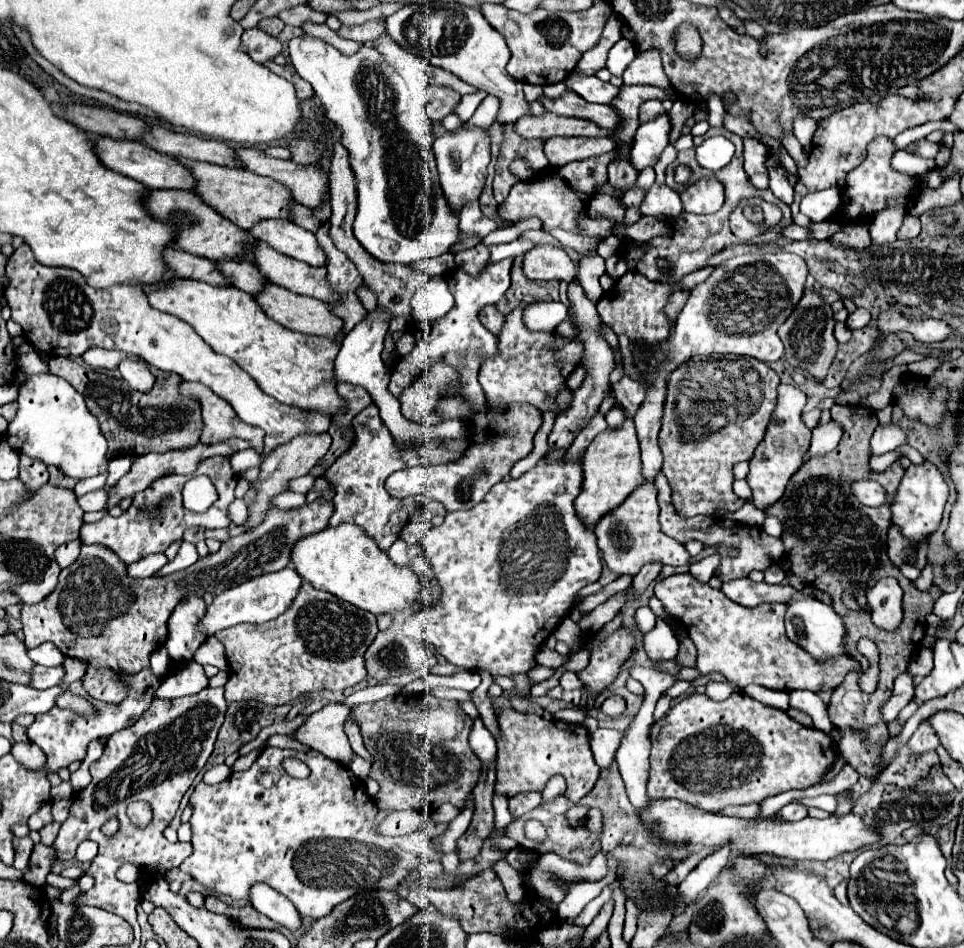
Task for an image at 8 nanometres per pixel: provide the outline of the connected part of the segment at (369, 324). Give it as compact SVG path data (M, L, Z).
M377 308L377 312L371 312L367 316L367 320L363 324L359 324L359 328L351 330L343 338L341 350L339 350L339 354L335 358L335 364L333 364L331 380L333 380L335 386L339 386L341 382L363 386L371 394L373 402L379 406L381 418L387 424L387 428L391 430L391 434L401 440L401 446L407 446L411 442L431 442L435 438L443 438L443 434L439 432L439 426L421 426L417 422L405 420L403 414L401 414L401 408L399 408L401 406L399 400L387 392L389 370L381 362L381 350L383 350L383 338L385 338L387 328L389 328L389 320L391 320L391 316L387 316L387 312L383 312L383 308Z

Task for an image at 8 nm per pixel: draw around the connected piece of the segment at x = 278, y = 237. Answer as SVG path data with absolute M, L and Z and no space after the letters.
M267 218L255 222L249 232L285 256L297 258L311 266L325 266L325 256L315 240L315 234L295 226L293 222Z

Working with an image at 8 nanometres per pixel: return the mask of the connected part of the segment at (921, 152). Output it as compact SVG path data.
M927 140L913 142L913 150L911 150L911 154L921 156L921 158L935 158L937 152L939 152L939 144L931 144Z

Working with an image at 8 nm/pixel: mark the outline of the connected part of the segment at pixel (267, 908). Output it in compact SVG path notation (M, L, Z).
M255 884L255 888L251 888L251 904L257 912L265 914L291 932L299 932L303 928L301 916L291 900L287 900L273 888L267 888L267 884Z

